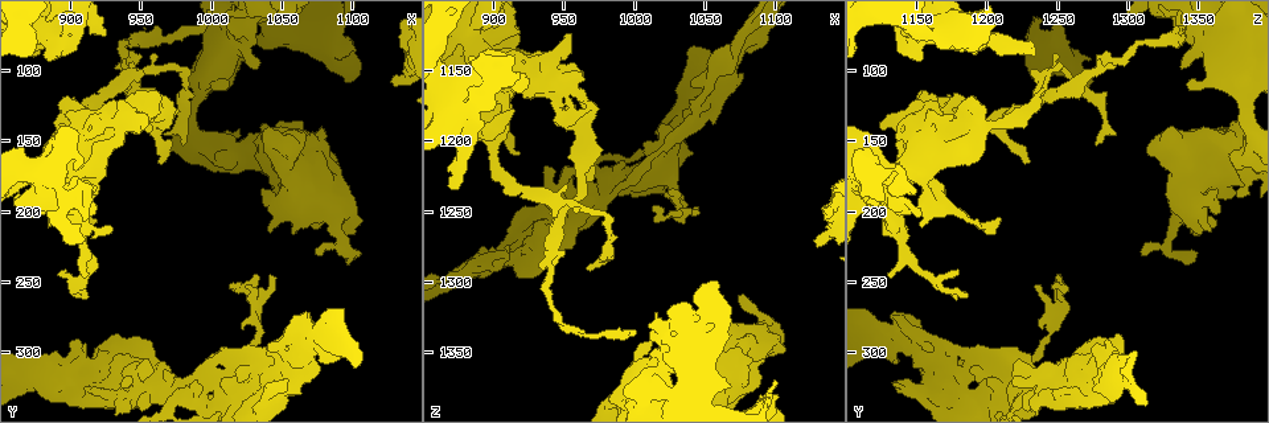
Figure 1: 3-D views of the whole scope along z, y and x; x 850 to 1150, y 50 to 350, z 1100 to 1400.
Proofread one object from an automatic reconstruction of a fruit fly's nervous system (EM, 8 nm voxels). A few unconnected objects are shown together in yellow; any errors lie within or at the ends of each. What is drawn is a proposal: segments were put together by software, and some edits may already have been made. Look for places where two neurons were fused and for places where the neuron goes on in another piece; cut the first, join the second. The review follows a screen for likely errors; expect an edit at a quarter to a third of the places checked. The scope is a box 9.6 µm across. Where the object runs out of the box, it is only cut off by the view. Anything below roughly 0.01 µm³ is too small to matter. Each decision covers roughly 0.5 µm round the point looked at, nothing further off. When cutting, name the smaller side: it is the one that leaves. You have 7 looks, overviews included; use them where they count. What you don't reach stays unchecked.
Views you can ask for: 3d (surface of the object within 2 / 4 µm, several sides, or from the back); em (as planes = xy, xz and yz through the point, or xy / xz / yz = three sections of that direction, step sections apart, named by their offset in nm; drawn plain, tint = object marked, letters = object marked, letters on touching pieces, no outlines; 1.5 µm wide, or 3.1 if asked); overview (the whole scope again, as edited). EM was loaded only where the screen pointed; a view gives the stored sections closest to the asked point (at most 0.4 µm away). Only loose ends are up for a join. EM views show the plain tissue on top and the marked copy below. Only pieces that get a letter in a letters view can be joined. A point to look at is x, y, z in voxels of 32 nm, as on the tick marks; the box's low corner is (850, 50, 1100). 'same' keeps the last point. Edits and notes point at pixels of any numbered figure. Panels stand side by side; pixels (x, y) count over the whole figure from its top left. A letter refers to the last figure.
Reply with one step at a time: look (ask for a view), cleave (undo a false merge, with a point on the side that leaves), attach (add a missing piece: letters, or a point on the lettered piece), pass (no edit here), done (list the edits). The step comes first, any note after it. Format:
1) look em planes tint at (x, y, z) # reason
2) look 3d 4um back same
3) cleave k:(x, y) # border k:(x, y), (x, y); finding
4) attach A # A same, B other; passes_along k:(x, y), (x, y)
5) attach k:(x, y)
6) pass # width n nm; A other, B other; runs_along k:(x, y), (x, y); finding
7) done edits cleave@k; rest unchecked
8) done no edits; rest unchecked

look 3d 2um at (1042, 216, 1358) # free end

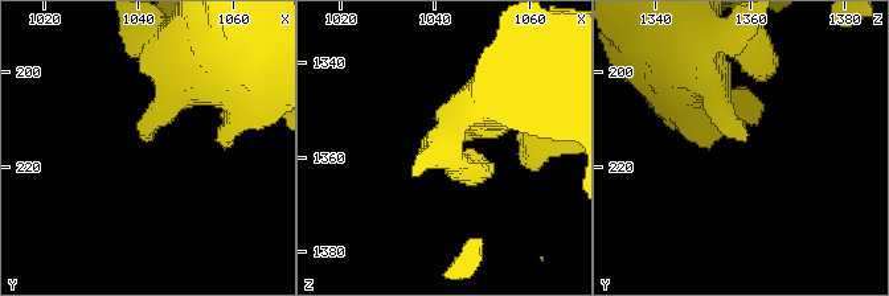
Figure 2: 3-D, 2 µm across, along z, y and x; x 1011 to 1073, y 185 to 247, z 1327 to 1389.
look em planes letters at (1043, 214, 1359) # need the tissue

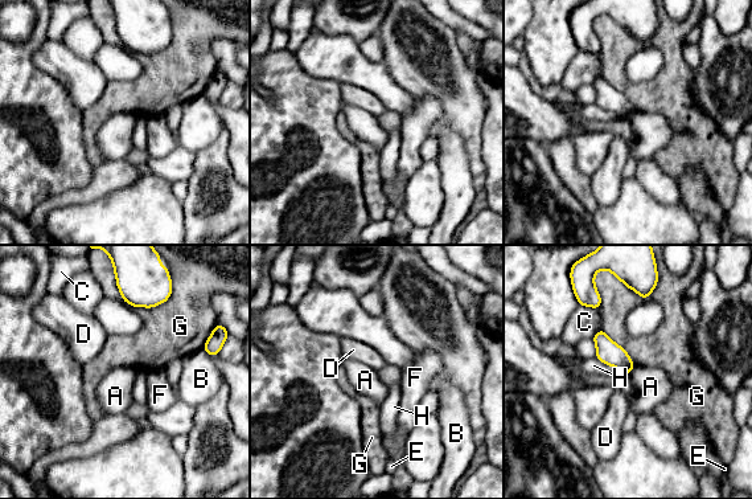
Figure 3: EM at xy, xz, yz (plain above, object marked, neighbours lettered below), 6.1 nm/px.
pass # A other, B other, C other, D other, E other, F other, G other, H other; border 3:(635, 365), (629, 375); no lettered piece goes on from it

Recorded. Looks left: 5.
look 3d 4um at (1076, 228, 1310)

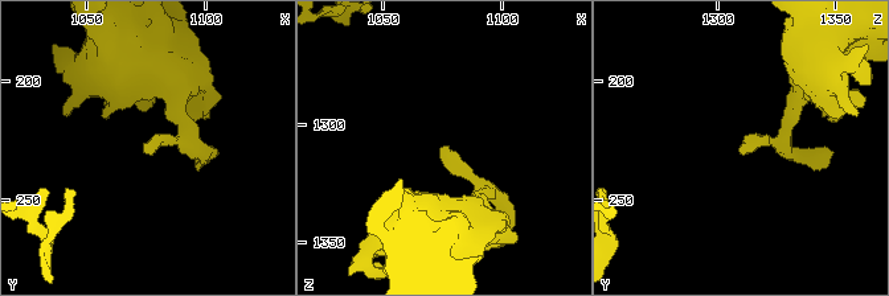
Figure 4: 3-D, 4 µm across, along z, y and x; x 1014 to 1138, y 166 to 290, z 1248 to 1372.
look em xz step 4 letters at (1073, 228, 1311) # shape alone is not enough

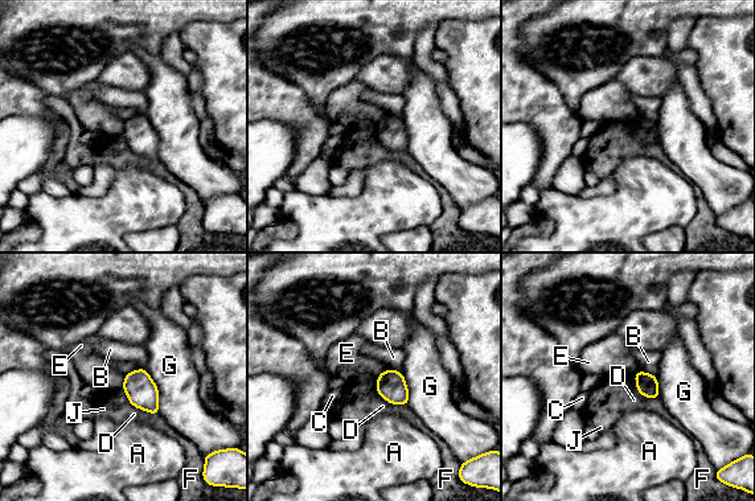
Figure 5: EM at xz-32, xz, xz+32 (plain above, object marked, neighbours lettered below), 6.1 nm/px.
look em planes letters same

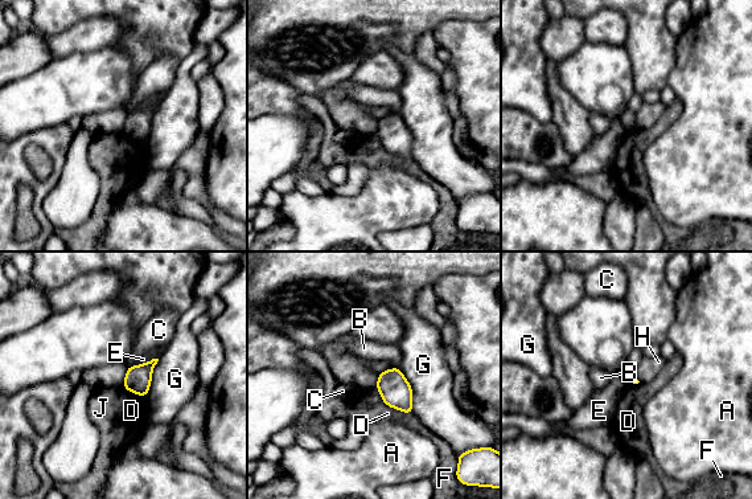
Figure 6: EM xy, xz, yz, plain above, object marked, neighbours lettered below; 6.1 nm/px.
pass # longest_contact G 280 nm; A other, B other, C other, D other, E other, F other, G other, H other, J other; none of them fits

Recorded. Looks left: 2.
look 3d 4um at (886, 210, 1154) # free end

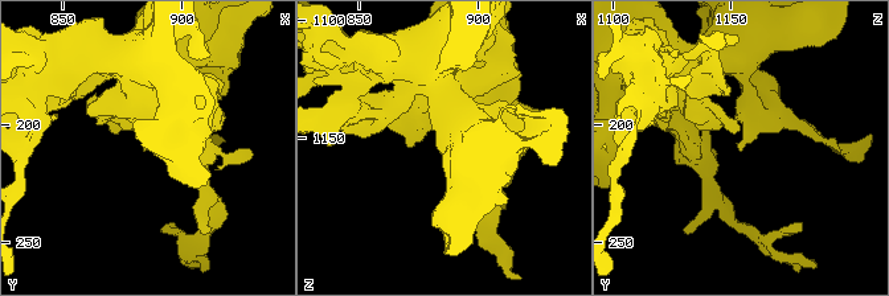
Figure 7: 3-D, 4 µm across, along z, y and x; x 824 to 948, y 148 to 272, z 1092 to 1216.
look em planes letters at (884, 212, 1152)

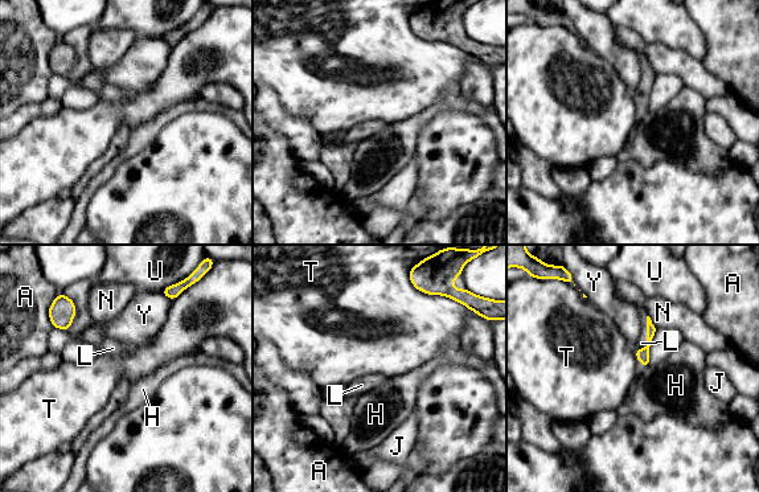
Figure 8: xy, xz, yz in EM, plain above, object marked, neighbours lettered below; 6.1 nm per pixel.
attach L # A other, H other, J other, L same, N other, T other, U other, Y other; passes_along 8:(643, 355), (647, 336), (641, 343); it goes on there

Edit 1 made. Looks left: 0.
done edits attach@8; rest unchecked

